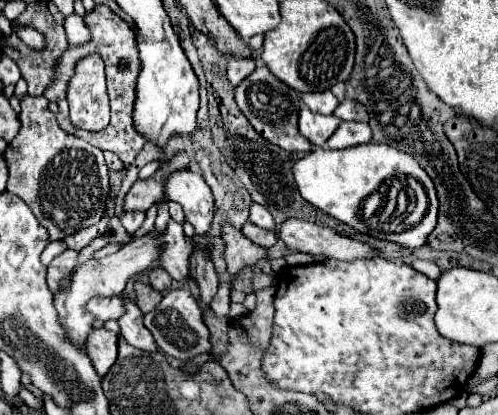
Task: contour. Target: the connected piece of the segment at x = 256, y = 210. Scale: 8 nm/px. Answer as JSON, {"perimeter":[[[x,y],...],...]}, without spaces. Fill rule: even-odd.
{"perimeter":[[[257,203],[251,205],[251,217],[249,217],[249,221],[251,221],[253,225],[261,227],[261,229],[267,229],[267,231],[273,231],[273,229],[275,229],[275,221],[273,221],[271,213],[269,213],[265,207],[257,205]]]}

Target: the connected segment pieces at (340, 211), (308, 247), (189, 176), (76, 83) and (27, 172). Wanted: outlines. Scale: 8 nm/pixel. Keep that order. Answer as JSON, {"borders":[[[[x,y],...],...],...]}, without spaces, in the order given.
{"borders":[[[[367,143],[367,145],[355,145],[347,149],[315,149],[307,157],[299,159],[293,165],[293,175],[295,183],[303,195],[305,201],[313,203],[321,211],[329,213],[331,217],[339,219],[341,223],[361,231],[369,233],[377,239],[393,241],[403,247],[415,249],[425,245],[429,233],[437,225],[437,213],[439,213],[439,201],[433,191],[427,191],[429,203],[423,219],[407,229],[407,233],[385,233],[383,231],[383,207],[387,203],[389,189],[395,183],[401,183],[401,179],[413,177],[413,179],[429,179],[429,175],[423,171],[423,167],[405,151],[391,147],[391,145],[377,145],[377,143]]],[[[287,219],[281,227],[279,237],[291,251],[325,255],[329,259],[339,259],[339,261],[353,261],[361,257],[371,259],[381,255],[367,243],[355,241],[329,227],[321,227],[305,219]]],[[[181,169],[167,177],[165,194],[160,202],[179,203],[185,211],[185,221],[189,221],[197,235],[209,231],[213,221],[213,193],[205,183],[203,175],[193,169]]],[[[89,55],[77,63],[67,97],[69,117],[75,127],[101,131],[109,125],[109,97],[99,55]]],[[[25,95],[21,99],[21,131],[5,149],[9,165],[7,191],[29,205],[53,241],[61,241],[67,235],[101,221],[111,187],[103,153],[87,141],[65,133],[47,105],[49,101],[43,95]]]]}

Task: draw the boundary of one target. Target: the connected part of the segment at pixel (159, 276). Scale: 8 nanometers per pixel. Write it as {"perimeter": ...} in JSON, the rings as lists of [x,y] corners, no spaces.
{"perimeter":[[[159,265],[151,269],[149,279],[151,279],[151,287],[157,289],[157,291],[167,291],[171,287],[171,283],[173,283],[173,279],[169,277],[169,273],[165,269],[161,269]]]}

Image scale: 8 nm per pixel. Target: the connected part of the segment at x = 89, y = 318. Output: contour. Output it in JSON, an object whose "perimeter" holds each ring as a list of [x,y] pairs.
{"perimeter":[[[165,203],[159,205],[159,215],[157,215],[155,227],[145,237],[133,239],[131,243],[123,245],[117,253],[113,253],[109,257],[91,259],[91,261],[83,263],[75,271],[75,275],[71,279],[71,289],[57,291],[57,295],[55,295],[55,309],[59,313],[59,323],[67,331],[65,335],[69,337],[69,341],[75,347],[79,347],[83,353],[87,353],[85,351],[85,339],[93,331],[93,323],[95,323],[93,315],[89,315],[89,311],[85,311],[85,303],[89,299],[93,299],[93,297],[113,297],[113,295],[119,295],[125,289],[125,283],[129,281],[131,275],[149,269],[161,257],[161,237],[165,235],[165,225],[169,223],[169,219],[171,217],[169,217],[167,205]]]}

